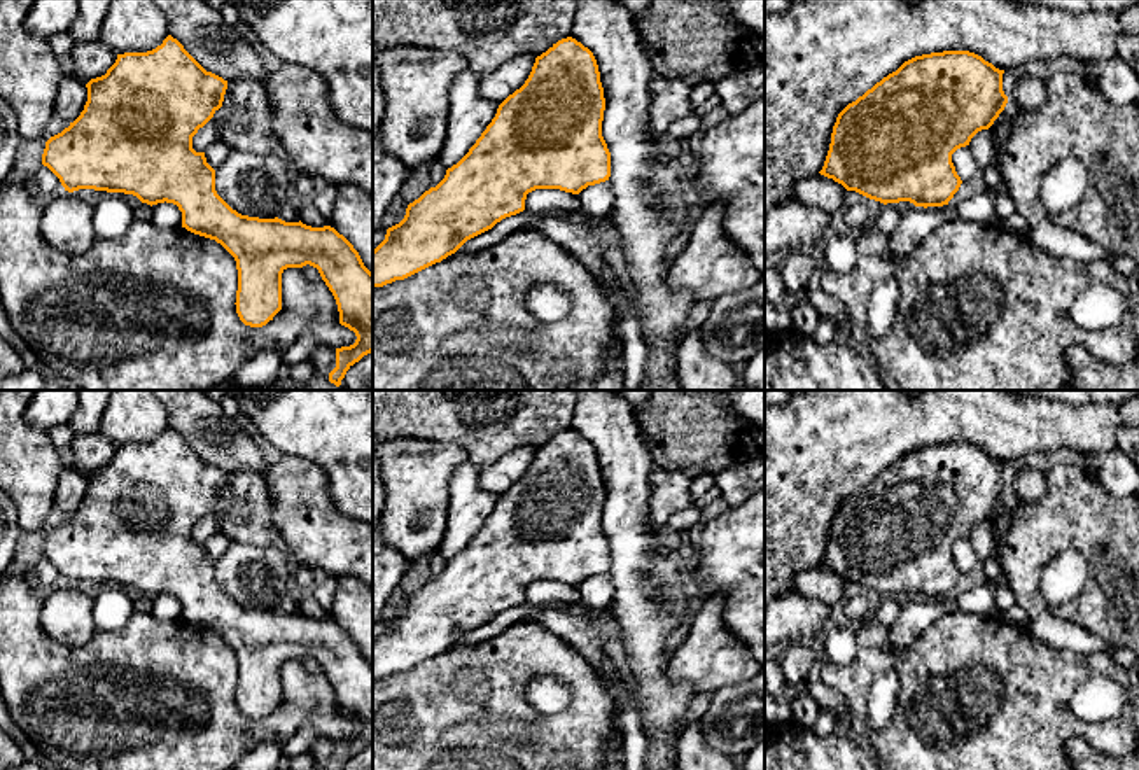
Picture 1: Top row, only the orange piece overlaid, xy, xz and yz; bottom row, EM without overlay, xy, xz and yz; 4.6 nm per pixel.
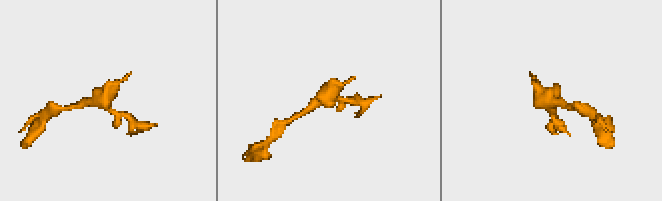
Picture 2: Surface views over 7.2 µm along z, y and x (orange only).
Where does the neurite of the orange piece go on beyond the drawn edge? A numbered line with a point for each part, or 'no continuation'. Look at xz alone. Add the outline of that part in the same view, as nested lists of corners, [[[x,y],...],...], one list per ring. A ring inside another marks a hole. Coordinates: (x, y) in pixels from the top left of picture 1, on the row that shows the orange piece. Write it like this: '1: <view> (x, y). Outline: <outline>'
no continuation

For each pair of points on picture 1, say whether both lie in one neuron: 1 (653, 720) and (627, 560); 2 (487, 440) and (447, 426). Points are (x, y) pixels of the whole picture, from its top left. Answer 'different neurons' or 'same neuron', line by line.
1: same neuron
2: same neuron

